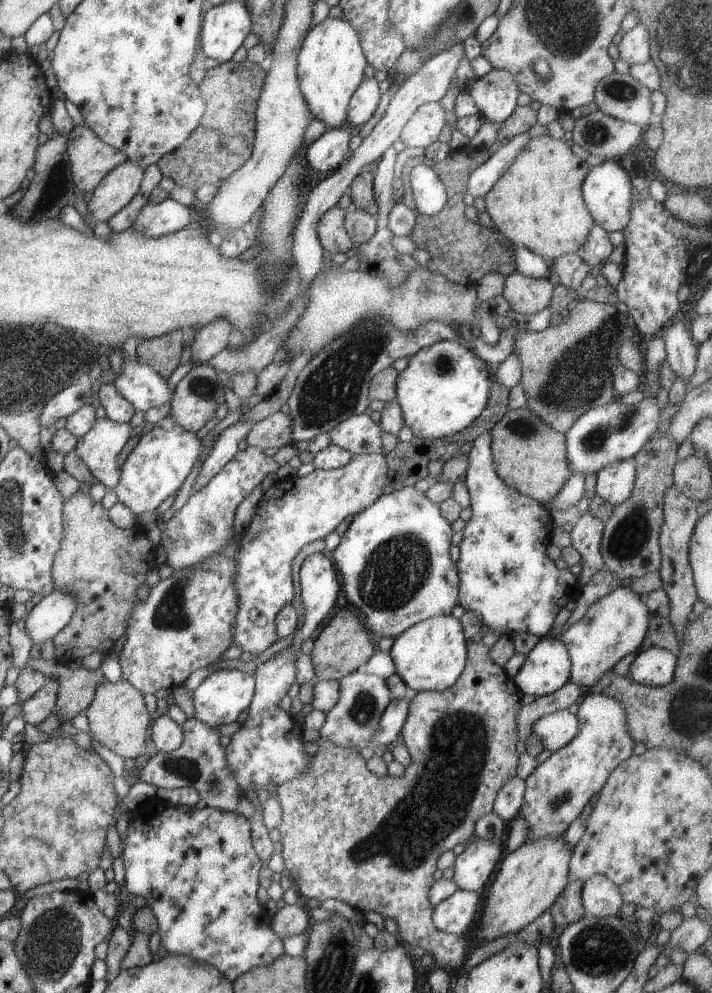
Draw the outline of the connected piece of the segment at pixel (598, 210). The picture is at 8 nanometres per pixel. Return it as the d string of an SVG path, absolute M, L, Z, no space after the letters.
M604 159L601 164L590 167L581 183L581 194L595 224L606 232L622 230L630 219L631 187L629 176L618 159Z

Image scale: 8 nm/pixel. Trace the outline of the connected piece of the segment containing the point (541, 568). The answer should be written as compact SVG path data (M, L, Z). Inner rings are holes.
M490 431L482 432L472 440L472 447L466 454L464 476L472 515L461 530L462 537L458 544L458 604L465 611L477 612L482 624L497 637L527 632L541 638L552 628L555 615L568 600L577 596L577 589L581 588L575 575L571 575L568 570L557 569L545 554L551 525L550 514L542 504L519 494L497 476L490 453Z

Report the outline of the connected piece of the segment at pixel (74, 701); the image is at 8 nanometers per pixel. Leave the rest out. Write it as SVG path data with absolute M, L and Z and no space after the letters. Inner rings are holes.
M83 667L67 670L63 682L58 681L58 689L53 710L61 720L70 720L81 710L85 710L94 697L98 684L103 681L99 668L86 670Z

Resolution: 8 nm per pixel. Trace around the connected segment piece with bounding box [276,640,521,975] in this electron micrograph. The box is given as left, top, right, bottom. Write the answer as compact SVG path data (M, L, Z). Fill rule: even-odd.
M467 641L467 652L463 670L457 677L457 680L447 688L440 691L416 691L412 696L409 706L408 715L400 730L403 744L408 750L410 763L404 767L403 774L398 777L390 775L375 777L374 774L367 772L366 760L359 755L359 749L355 747L342 747L334 745L328 740L319 737L315 744L317 751L311 757L310 768L306 773L292 779L287 779L277 786L277 798L282 810L281 823L276 827L280 834L281 856L285 870L289 872L292 879L293 887L297 894L302 894L305 898L315 898L317 902L322 900L339 900L348 904L353 910L360 912L377 912L383 918L393 918L398 926L398 933L411 948L423 949L424 953L431 954L432 962L439 969L450 972L452 975L461 968L466 960L465 949L466 943L460 936L444 933L437 930L432 923L433 907L428 901L428 890L433 884L432 874L436 870L435 862L437 858L447 850L459 843L465 844L473 836L475 821L484 814L492 811L492 804L499 790L499 787L510 778L515 777L515 765L521 746L516 735L516 714L520 709L521 694L515 683L509 677L505 676L504 670L496 665L489 658L489 647L481 642Z

